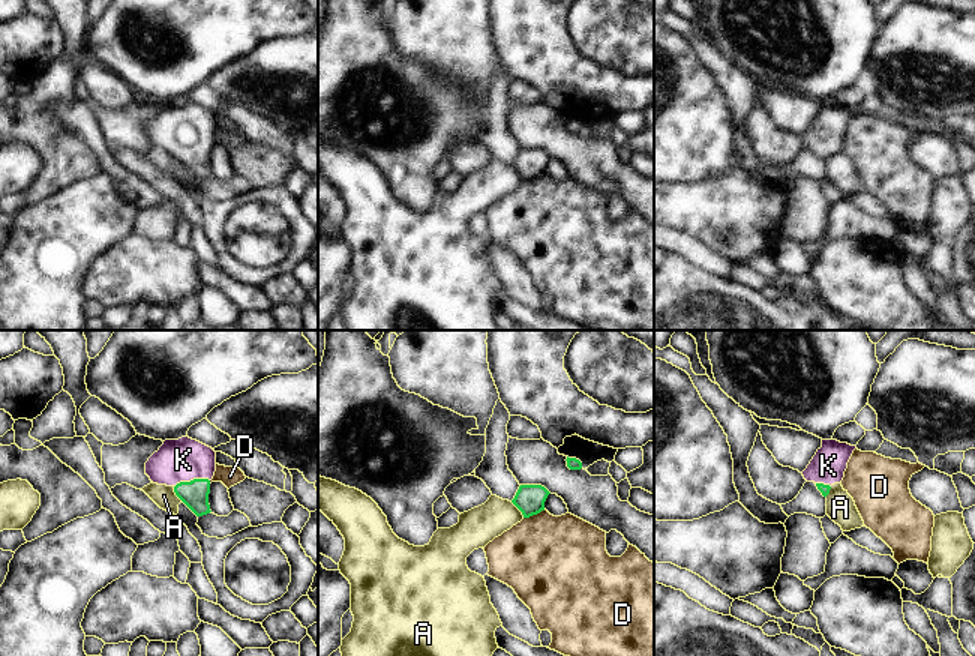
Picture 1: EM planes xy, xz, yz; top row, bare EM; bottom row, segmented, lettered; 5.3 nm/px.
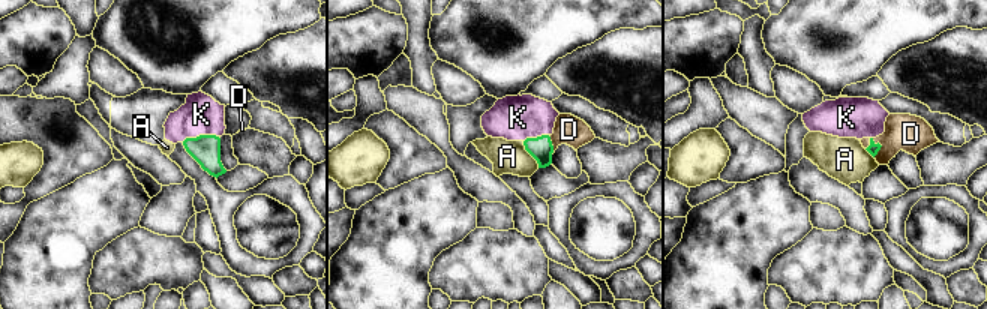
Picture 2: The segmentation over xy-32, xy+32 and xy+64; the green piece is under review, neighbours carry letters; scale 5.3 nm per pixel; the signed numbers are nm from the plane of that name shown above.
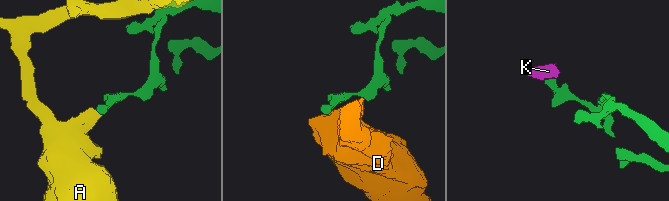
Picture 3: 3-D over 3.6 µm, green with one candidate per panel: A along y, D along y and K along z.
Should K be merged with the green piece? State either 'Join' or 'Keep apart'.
Join.

